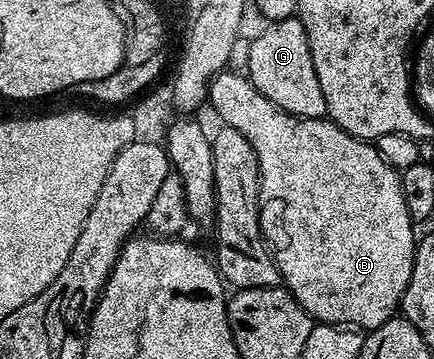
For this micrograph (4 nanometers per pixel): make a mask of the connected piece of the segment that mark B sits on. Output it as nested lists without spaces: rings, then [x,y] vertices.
[[[233,68],[226,69],[213,78],[209,86],[208,105],[213,105],[213,110],[222,119],[224,125],[235,128],[235,132],[243,132],[253,146],[257,157],[257,173],[261,184],[261,191],[257,197],[257,204],[261,216],[261,236],[267,243],[267,249],[273,255],[273,263],[279,268],[281,280],[286,290],[290,290],[293,298],[308,312],[309,317],[321,324],[343,326],[346,328],[360,328],[368,332],[376,326],[381,326],[387,319],[398,313],[403,292],[407,292],[407,280],[411,280],[413,261],[417,251],[418,239],[413,238],[415,223],[413,217],[407,212],[407,200],[403,200],[401,175],[377,150],[372,141],[356,138],[343,128],[339,128],[328,117],[323,118],[296,118],[294,114],[280,110],[263,92],[253,86],[253,81],[244,73],[236,74]]]

